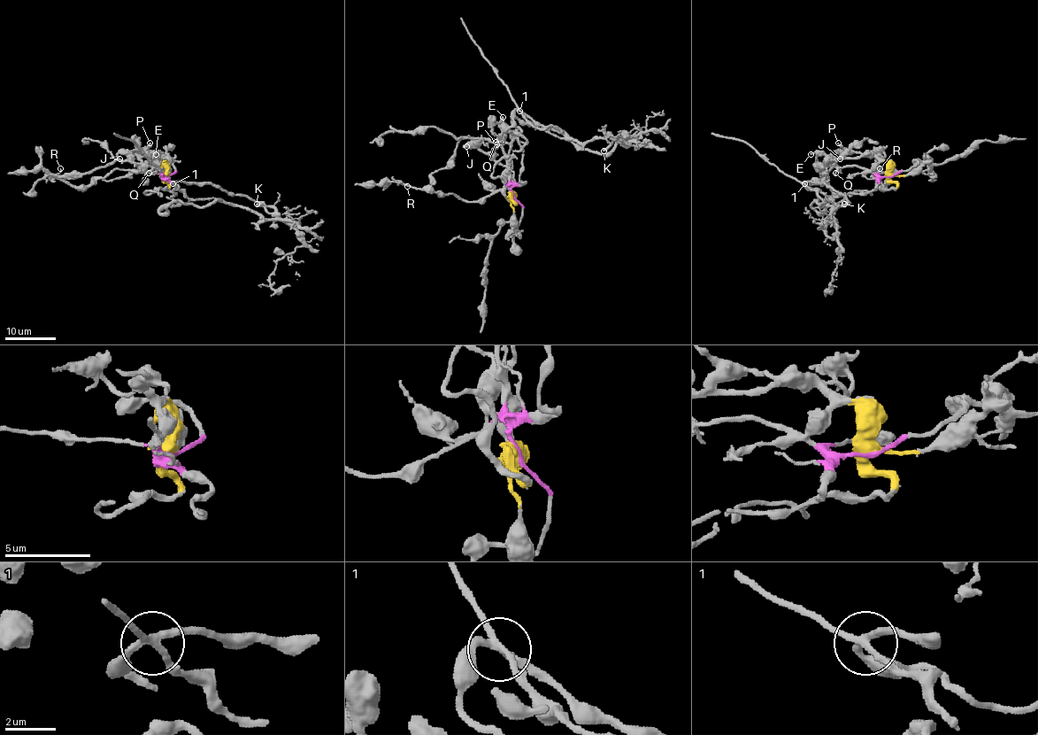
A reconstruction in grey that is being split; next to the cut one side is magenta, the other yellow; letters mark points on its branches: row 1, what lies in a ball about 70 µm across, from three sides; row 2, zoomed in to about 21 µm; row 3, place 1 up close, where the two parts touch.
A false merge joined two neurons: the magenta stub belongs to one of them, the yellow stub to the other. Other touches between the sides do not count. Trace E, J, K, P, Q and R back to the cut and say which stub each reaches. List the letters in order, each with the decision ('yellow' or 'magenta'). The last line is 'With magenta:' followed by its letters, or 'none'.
E: yellow
J: yellow
K: magenta
P: yellow
Q: yellow
R: magenta
With magenta: K, R

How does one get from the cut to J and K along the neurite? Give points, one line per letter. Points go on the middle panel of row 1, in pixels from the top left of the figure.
J: (513, 196), (511, 186), (504, 180), (504, 166), (498, 165), (475, 147), (464, 145), (466, 147)
K: (513, 196), (525, 184), (516, 110), (582, 148), (608, 153), (614, 144), (603, 150)

